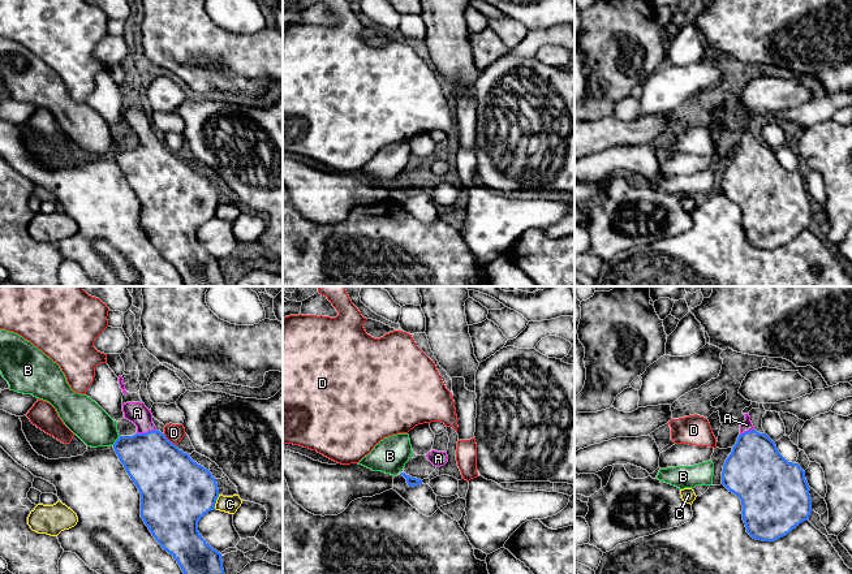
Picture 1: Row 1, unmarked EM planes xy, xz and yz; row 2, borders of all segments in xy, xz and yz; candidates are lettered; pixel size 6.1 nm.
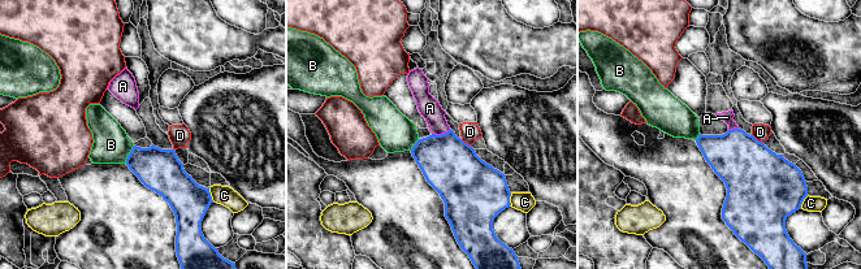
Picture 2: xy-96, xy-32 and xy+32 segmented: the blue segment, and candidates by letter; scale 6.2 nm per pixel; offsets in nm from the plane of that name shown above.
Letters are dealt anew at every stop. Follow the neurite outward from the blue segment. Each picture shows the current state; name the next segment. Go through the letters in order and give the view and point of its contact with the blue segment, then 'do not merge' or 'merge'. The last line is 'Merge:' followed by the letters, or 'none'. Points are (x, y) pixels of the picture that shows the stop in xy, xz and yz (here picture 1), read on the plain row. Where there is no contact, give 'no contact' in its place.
A: xy (146, 141) | merge
B: xy (116, 149) | do not merge
C: xy (215, 210) | do not merge
D: xy (168, 149) | do not merge
Merge: A

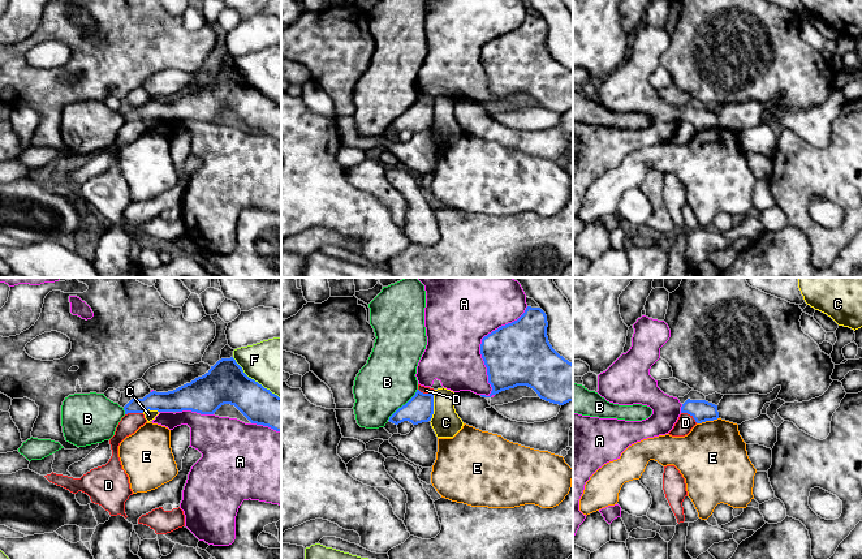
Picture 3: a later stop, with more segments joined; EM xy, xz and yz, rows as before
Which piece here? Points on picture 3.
A: xz (481, 55) | do not merge
B: xz (403, 114) | do not merge
C: xz (432, 115) | do not merge
D: yz (689, 121) | do not merge
E: yz (707, 128) | do not merge
F: xy (254, 89) | do not merge
Merge: none

